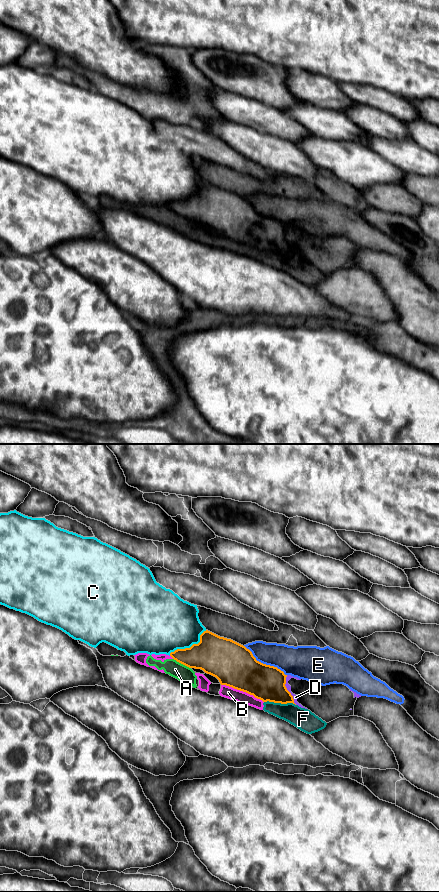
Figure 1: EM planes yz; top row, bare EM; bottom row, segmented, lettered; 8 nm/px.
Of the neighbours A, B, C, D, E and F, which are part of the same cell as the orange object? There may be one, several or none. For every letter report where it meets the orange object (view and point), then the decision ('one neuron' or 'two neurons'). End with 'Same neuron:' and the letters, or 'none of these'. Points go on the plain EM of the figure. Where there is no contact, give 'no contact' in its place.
A: yz (182, 215) | two neurons
B: yz (242, 242) | two neurons
C: yz (190, 199) | two neurons
D: yz (287, 242) | two neurons
E: yz (264, 216) | two neurons
F: yz (280, 254) | two neurons
Same neuron: none of these

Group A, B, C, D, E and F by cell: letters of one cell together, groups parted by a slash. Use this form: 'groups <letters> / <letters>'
groups A B F / C / D / E

